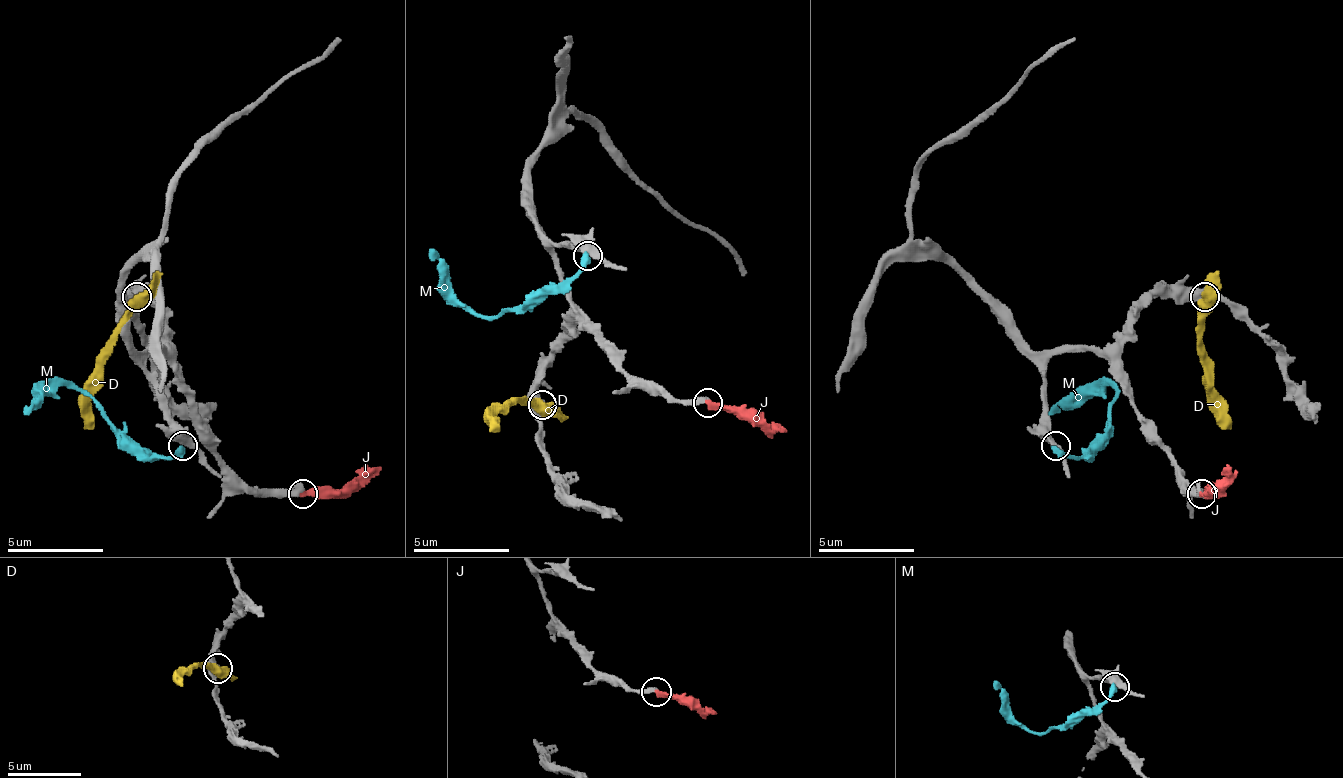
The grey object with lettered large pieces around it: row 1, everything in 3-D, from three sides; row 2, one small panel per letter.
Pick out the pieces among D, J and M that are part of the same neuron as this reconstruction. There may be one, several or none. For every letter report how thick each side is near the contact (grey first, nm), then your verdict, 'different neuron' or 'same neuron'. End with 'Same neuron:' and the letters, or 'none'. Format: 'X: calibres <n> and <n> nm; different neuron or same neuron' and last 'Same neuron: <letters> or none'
D: calibres 480 and 500 nm; different neuron
J: calibres 300 and 280 nm; same neuron
M: calibres 360 and 320 nm; different neuron
Same neuron: J

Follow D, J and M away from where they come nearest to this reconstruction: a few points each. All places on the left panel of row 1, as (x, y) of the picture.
D: (138, 296), (85, 430)
J: (301, 492), (339, 492), (359, 473), (383, 468)
M: (181, 444), (167, 459), (133, 444), (109, 416), (71, 387), (47, 392), (23, 416)

